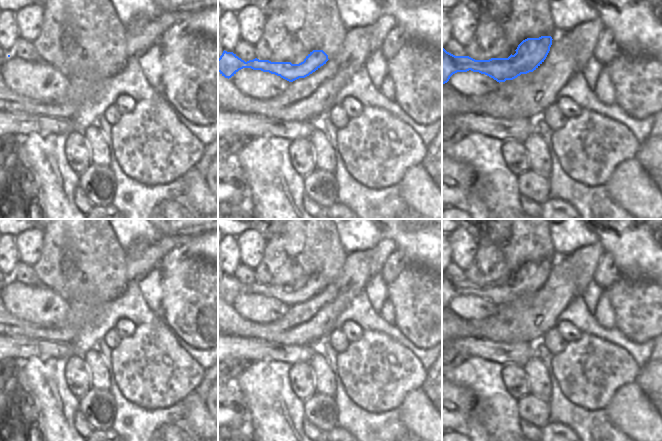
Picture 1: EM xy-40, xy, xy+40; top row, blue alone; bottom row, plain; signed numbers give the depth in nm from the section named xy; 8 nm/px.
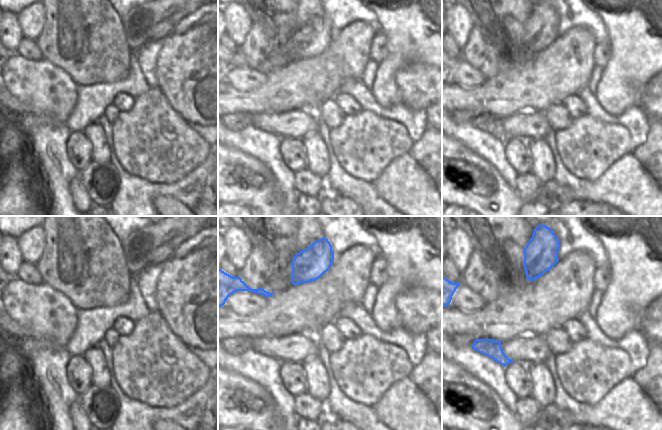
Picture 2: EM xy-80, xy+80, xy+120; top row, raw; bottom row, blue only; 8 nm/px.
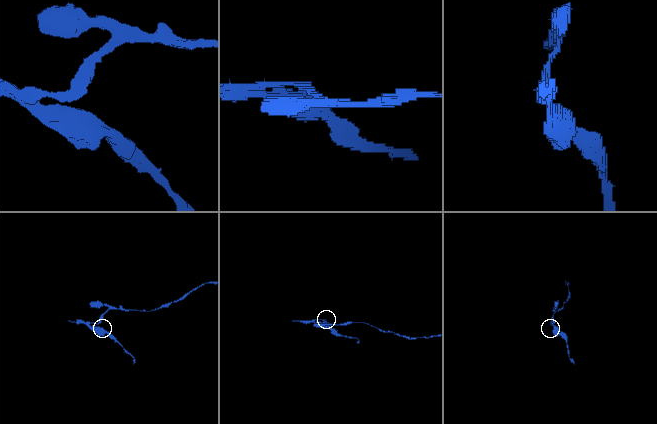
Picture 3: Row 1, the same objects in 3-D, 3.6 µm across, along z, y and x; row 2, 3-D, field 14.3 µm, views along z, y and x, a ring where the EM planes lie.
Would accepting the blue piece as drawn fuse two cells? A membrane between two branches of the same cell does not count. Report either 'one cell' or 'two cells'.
two cells

